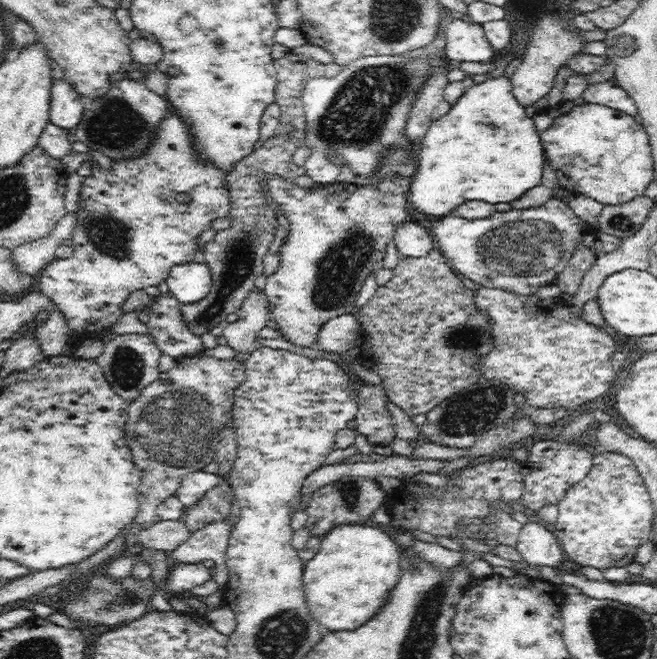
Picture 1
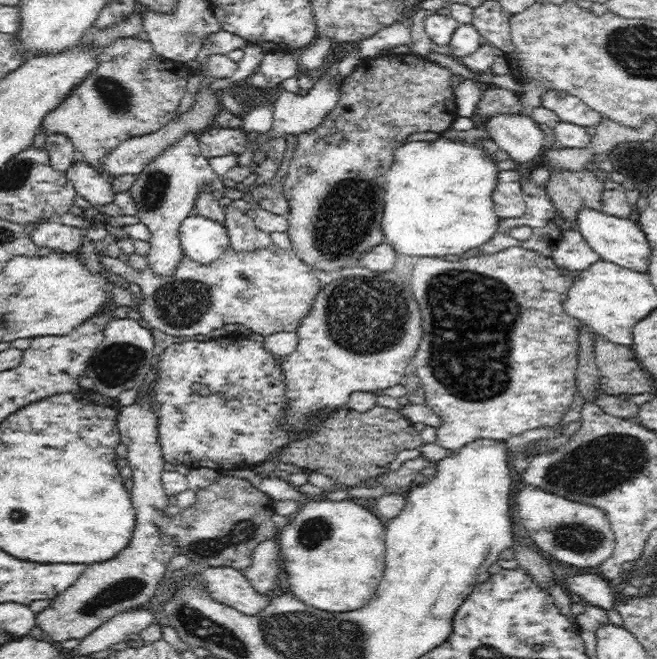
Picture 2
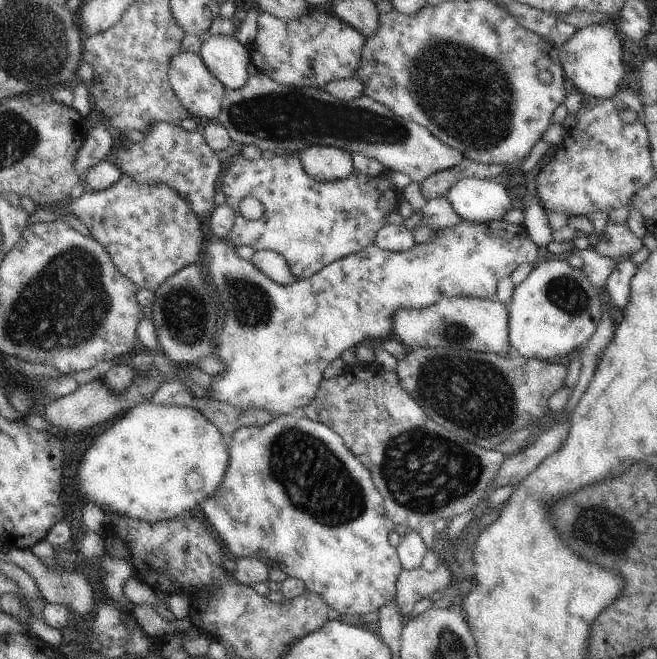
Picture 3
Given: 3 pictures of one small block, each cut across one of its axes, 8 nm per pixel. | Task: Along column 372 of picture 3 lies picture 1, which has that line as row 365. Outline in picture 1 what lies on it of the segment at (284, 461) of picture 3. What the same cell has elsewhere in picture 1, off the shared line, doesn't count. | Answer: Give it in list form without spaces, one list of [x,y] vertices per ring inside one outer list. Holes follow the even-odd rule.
[[[479,286],[474,293],[474,303],[480,313],[490,317],[490,332],[496,338],[496,348],[490,356],[480,356],[478,365],[484,379],[496,379],[514,389],[514,393],[524,394],[525,403],[536,408],[564,407],[573,410],[585,402],[590,402],[608,392],[612,383],[620,375],[611,363],[616,351],[610,331],[590,324],[572,314],[570,304],[564,298],[558,301],[540,300],[535,293],[514,294],[501,288]]]

